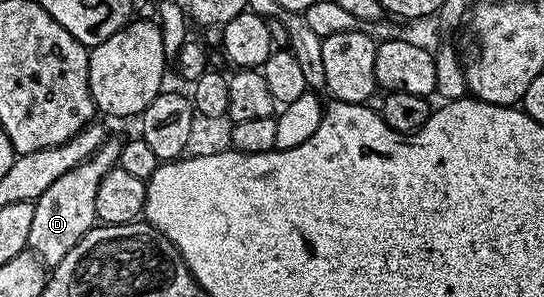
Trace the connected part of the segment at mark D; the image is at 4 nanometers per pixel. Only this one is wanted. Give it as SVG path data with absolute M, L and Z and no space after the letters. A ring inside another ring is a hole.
M106 138L105 144L87 161L75 165L59 181L53 182L33 203L31 217L31 233L29 234L28 250L32 251L46 268L56 267L83 236L98 222L95 213L95 192L99 189L99 181L117 166L117 158L121 152L122 140Z

